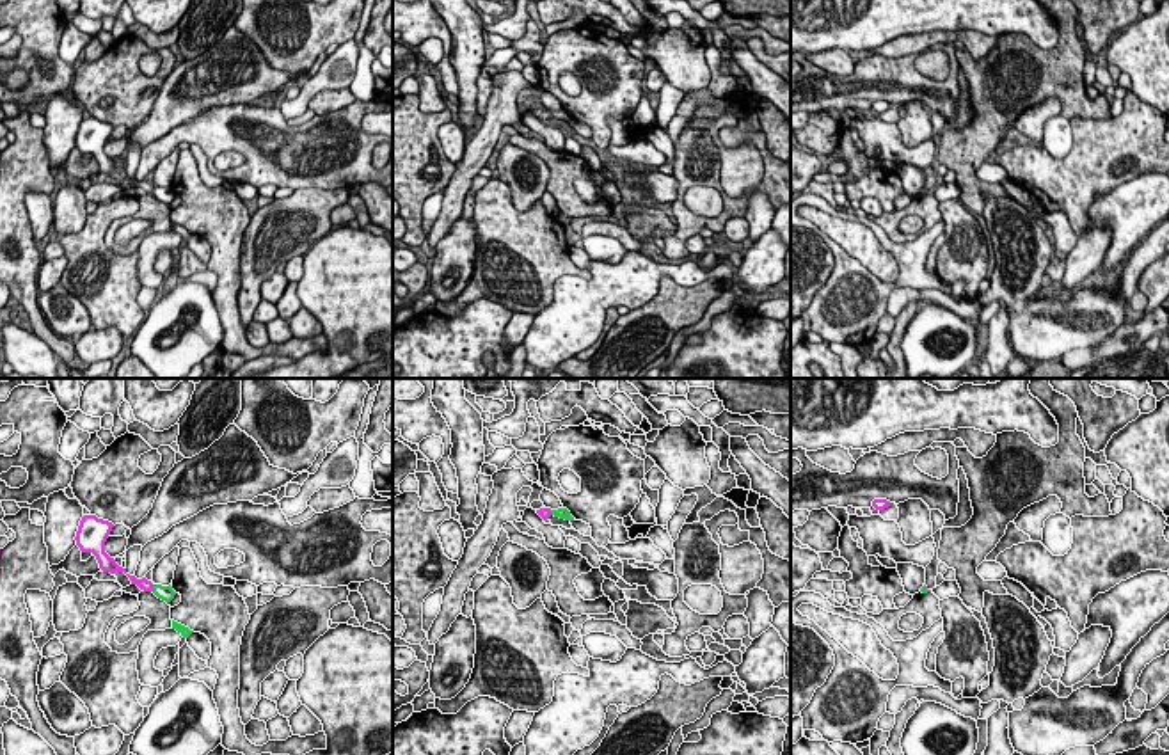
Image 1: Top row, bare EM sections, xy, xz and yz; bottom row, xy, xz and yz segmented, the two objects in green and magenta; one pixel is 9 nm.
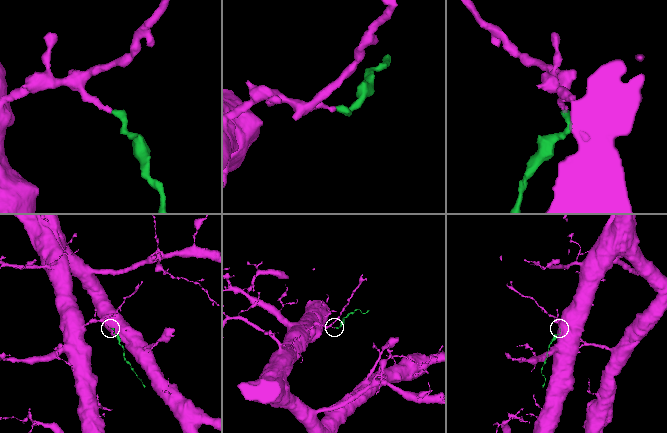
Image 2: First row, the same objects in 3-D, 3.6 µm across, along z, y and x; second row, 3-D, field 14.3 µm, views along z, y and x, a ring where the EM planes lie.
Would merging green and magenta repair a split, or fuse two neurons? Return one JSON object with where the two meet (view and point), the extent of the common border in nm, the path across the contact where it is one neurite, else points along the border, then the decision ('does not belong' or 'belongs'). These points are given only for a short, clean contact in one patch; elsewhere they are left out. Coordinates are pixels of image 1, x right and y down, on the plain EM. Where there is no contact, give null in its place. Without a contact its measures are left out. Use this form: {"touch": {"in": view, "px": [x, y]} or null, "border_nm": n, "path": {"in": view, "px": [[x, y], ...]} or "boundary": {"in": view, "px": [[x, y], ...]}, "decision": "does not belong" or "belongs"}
{"touch": {"in": "xy", "px": [153, 190]}, "border_nm": 70, "path": {"in": "xy", "px": [[166, 196], [153, 190], [143, 185]]}, "decision": "belongs"}

